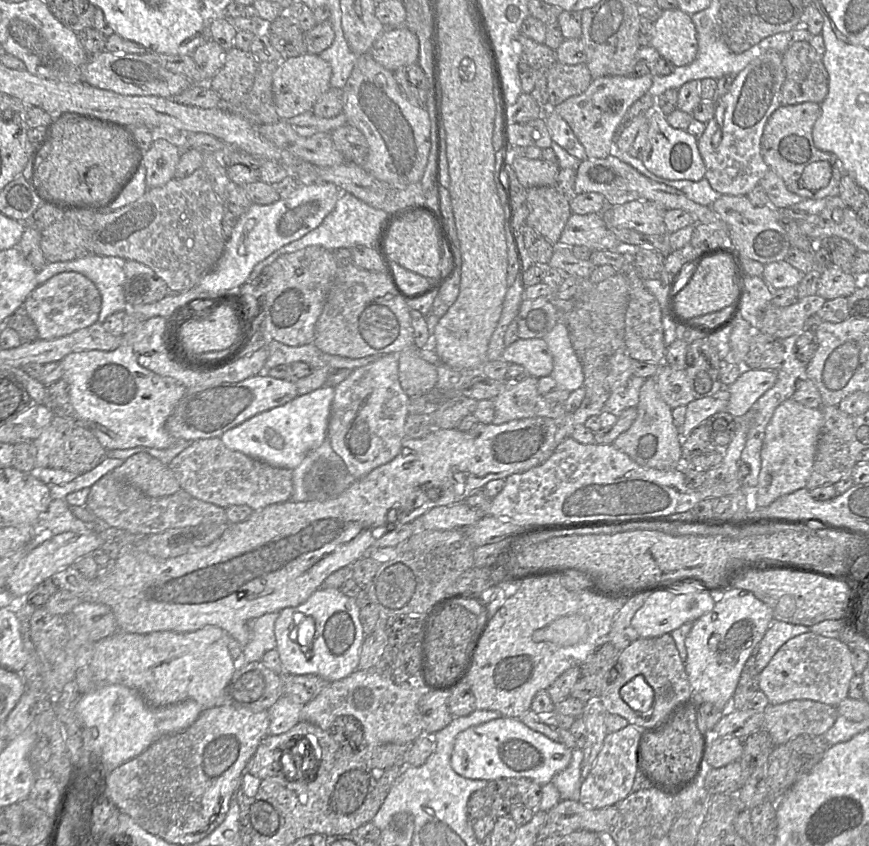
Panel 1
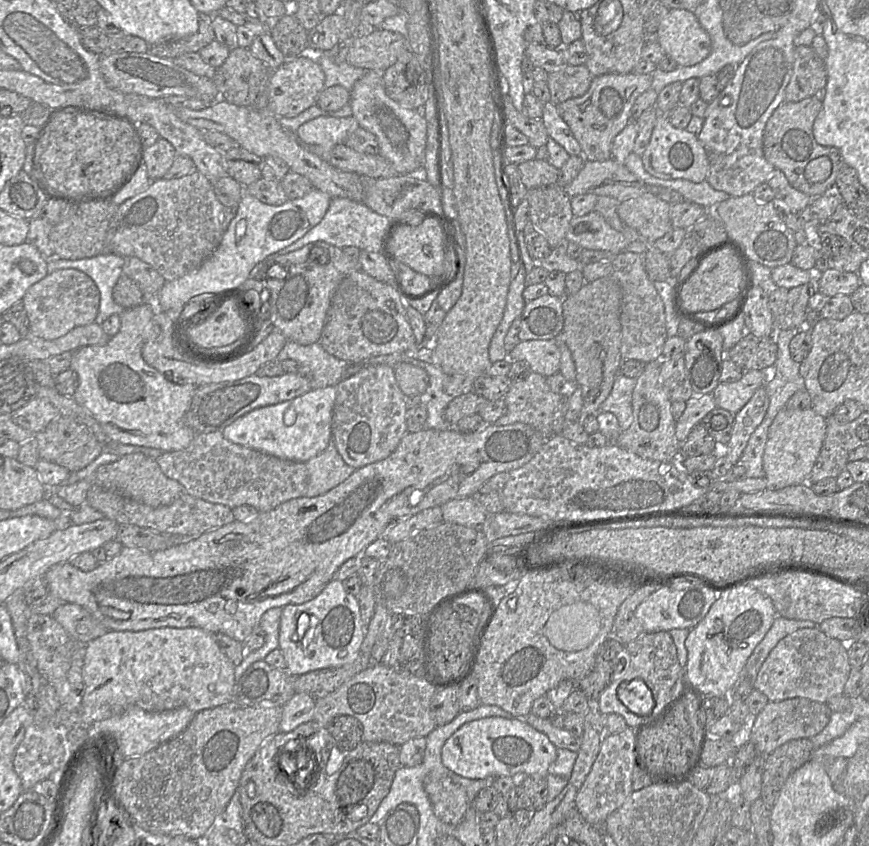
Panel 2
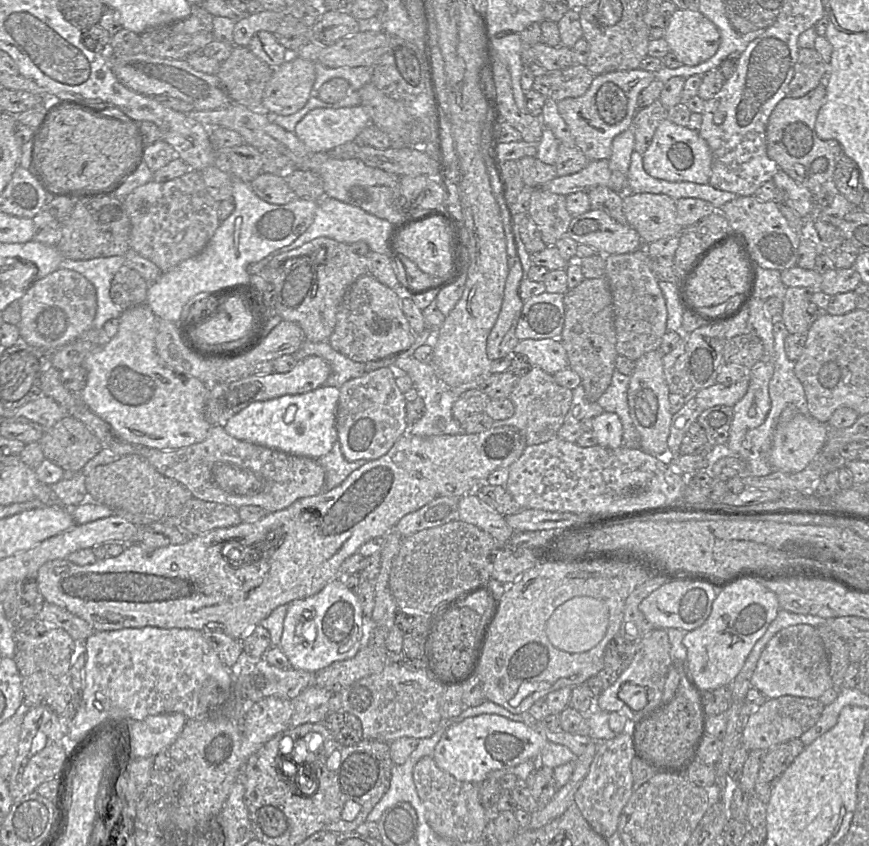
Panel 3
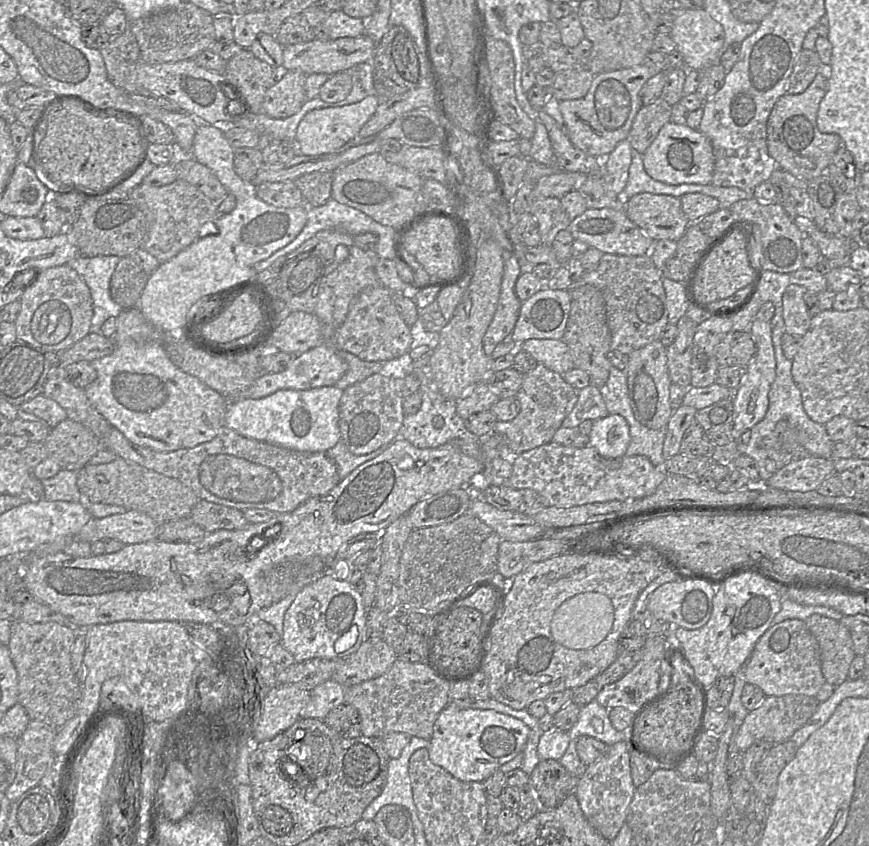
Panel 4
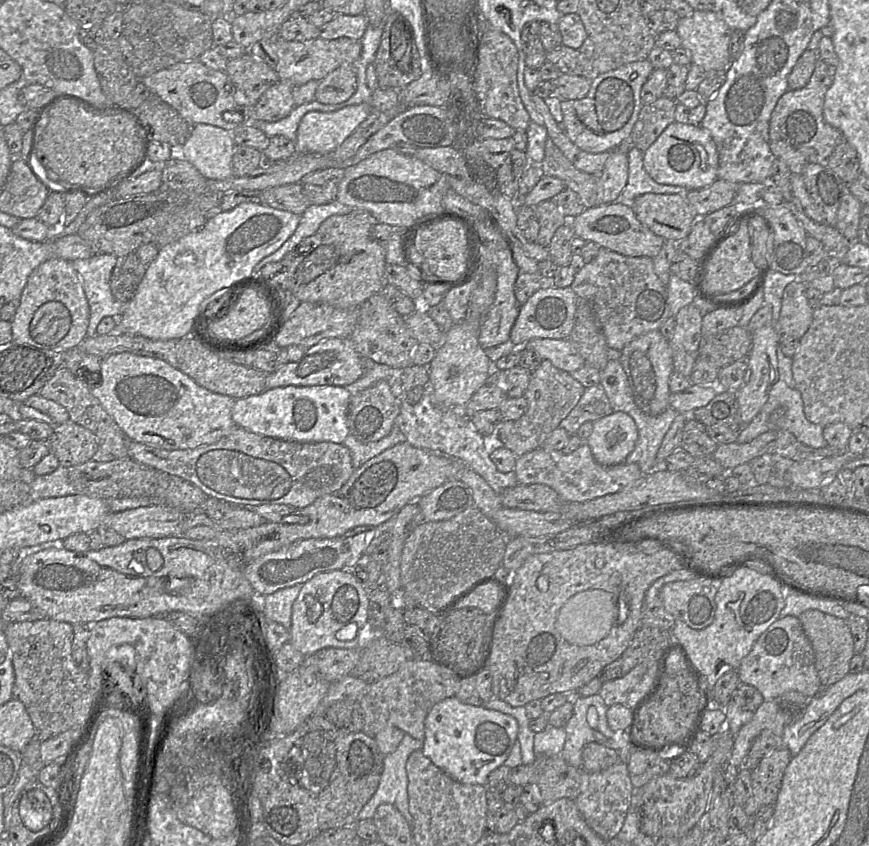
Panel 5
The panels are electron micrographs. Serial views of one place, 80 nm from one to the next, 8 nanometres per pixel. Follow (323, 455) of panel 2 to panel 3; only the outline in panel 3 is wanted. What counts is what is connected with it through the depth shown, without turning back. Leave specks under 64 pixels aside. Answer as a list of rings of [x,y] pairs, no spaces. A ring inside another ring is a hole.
[[[338,440],[326,455],[318,458],[317,461],[325,472],[324,491],[329,491],[340,485],[350,473],[368,462],[366,459],[346,460]]]

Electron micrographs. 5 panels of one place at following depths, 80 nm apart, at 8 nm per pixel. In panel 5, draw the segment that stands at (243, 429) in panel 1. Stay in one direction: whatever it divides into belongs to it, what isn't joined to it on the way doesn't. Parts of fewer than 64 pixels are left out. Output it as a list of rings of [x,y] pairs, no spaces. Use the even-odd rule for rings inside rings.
[[[342,386],[276,387],[236,399],[232,408],[232,419],[238,427],[274,439],[343,444],[349,435],[347,409],[350,398],[350,392]]]

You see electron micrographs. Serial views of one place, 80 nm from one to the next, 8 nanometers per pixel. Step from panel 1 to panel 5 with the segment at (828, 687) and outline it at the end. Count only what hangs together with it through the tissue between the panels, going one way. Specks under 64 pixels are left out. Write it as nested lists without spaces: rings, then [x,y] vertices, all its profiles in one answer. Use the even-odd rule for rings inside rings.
[[[786,616],[773,622],[742,659],[737,674],[740,683],[755,687],[764,701],[775,700],[789,691],[797,691],[812,698],[822,688],[815,668],[813,647],[795,616]]]

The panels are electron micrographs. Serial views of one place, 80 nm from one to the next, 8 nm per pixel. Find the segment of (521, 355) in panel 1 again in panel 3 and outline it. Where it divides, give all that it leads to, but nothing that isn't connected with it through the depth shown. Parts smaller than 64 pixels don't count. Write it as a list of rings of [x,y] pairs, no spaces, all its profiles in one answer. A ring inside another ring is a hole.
[[[526,339],[518,342],[514,353],[526,356],[533,367],[550,375],[569,367],[567,352],[559,339]]]

